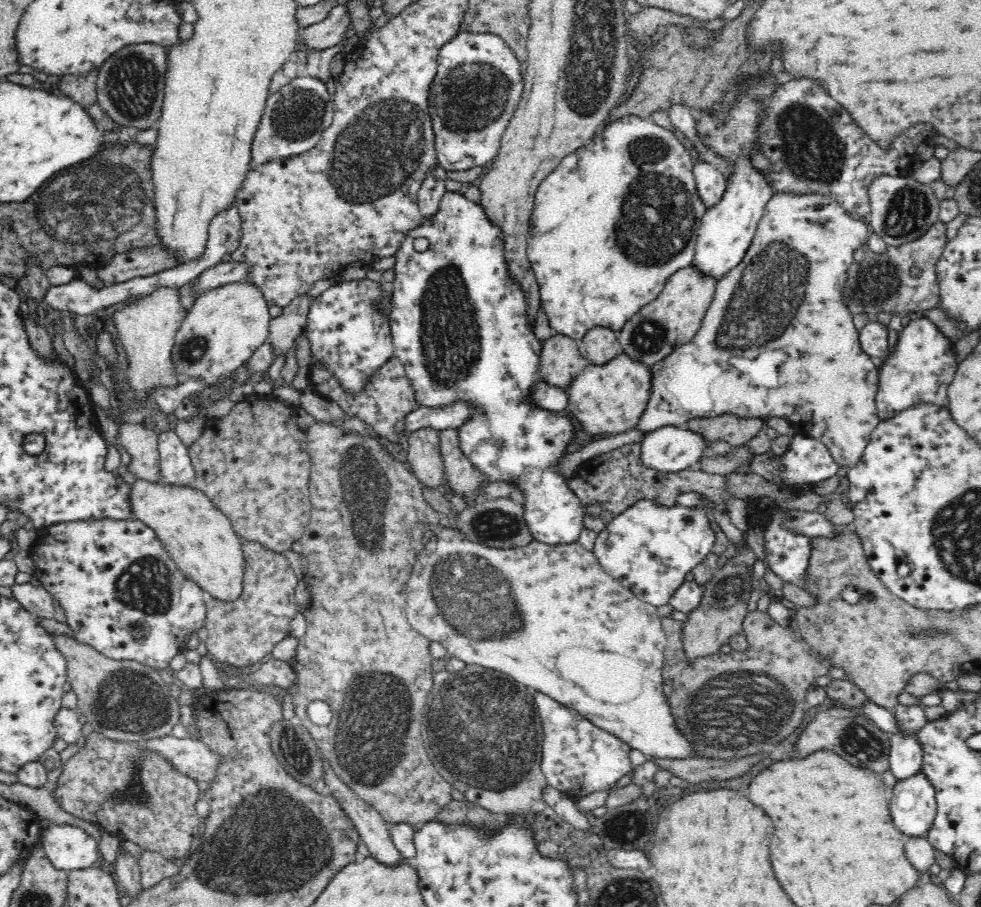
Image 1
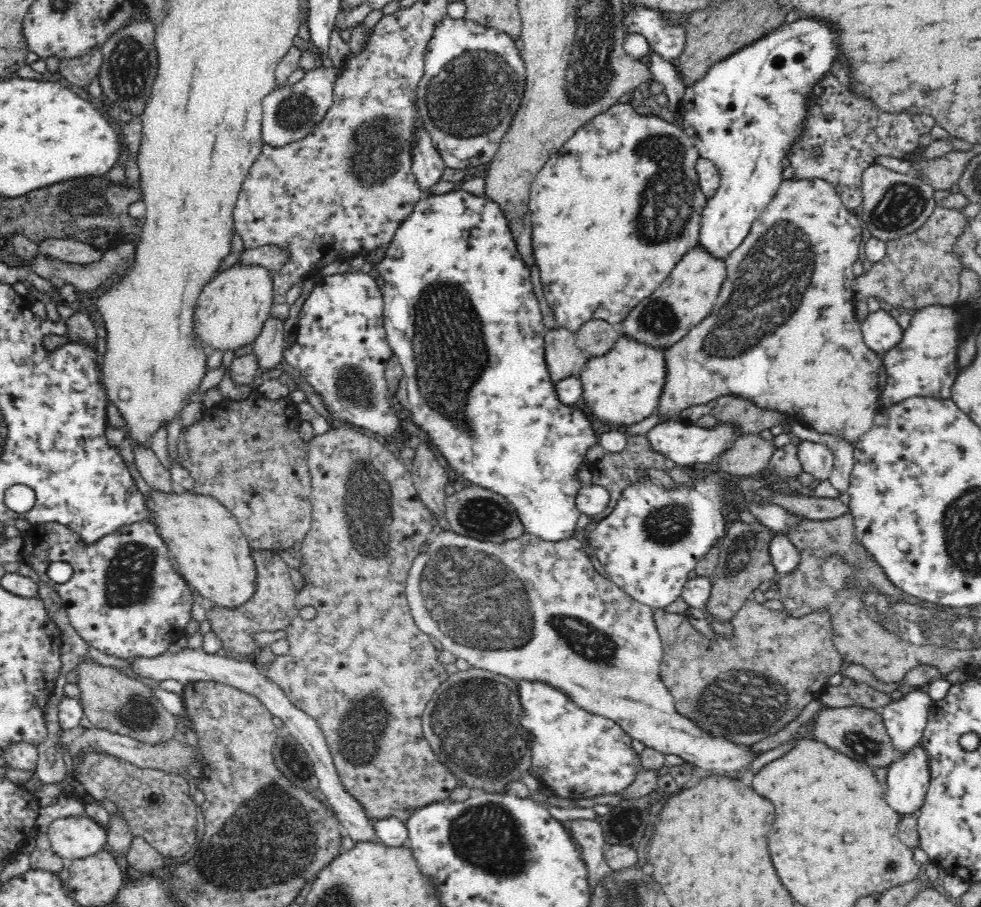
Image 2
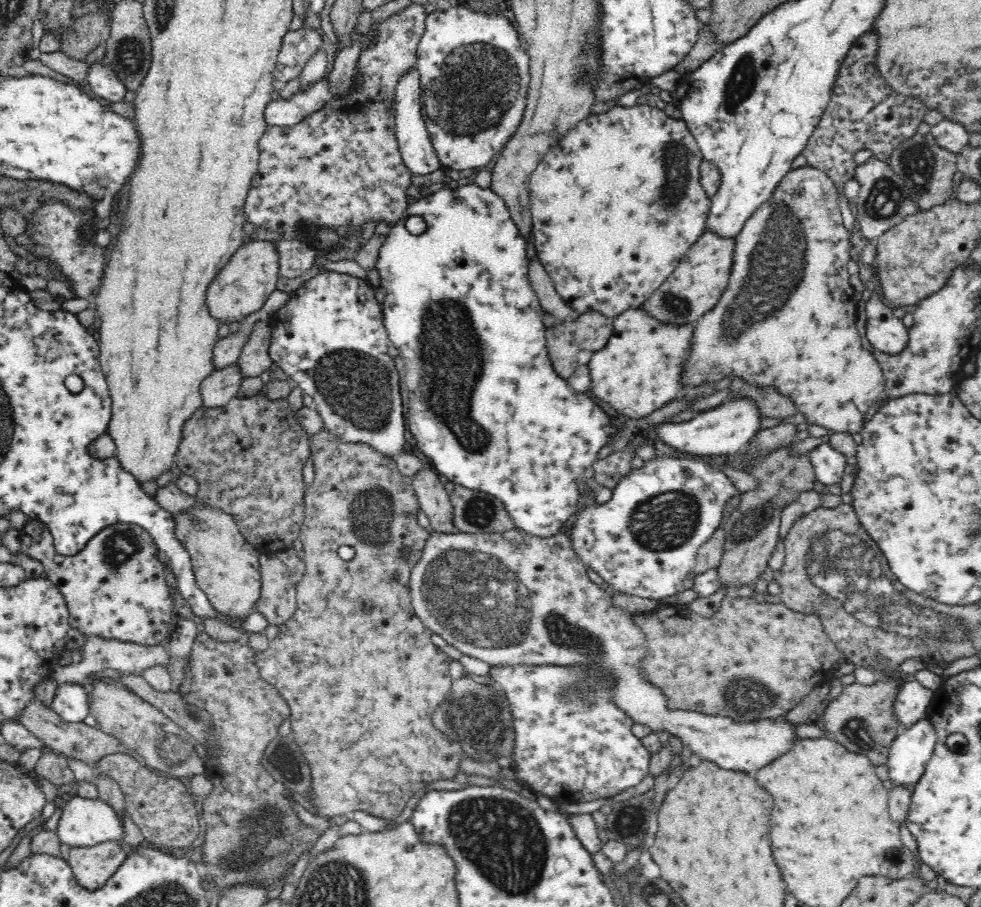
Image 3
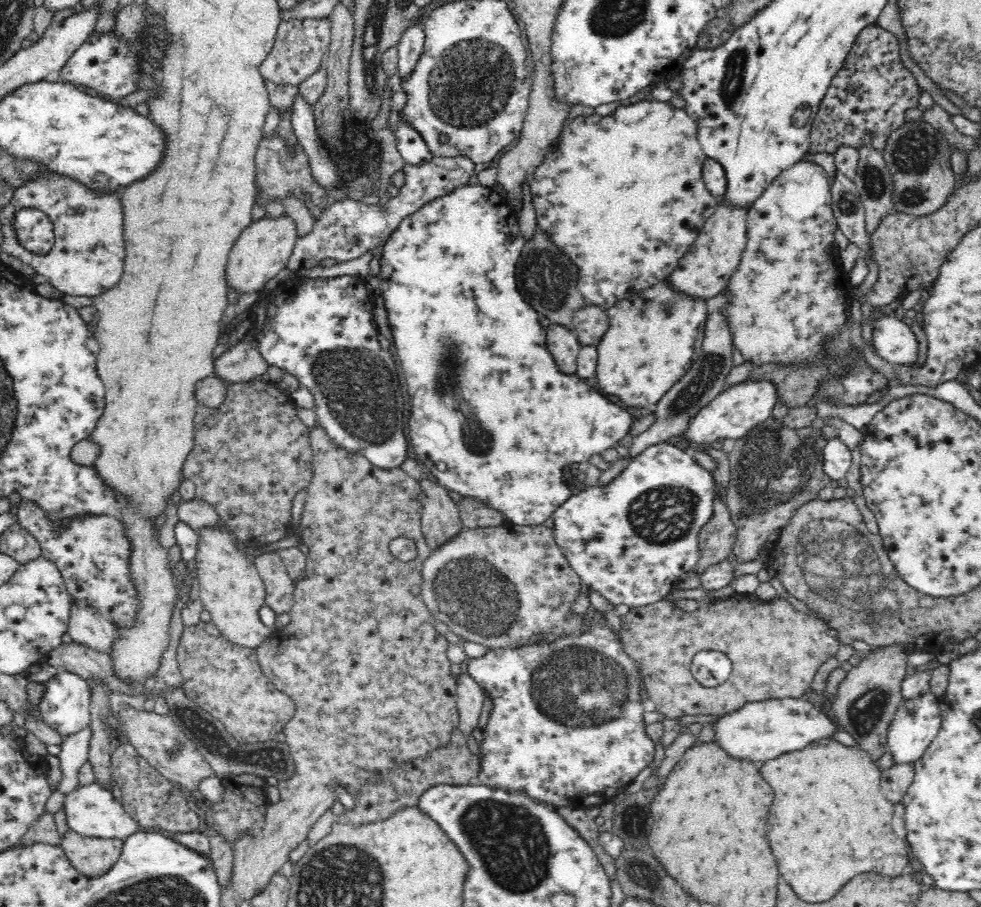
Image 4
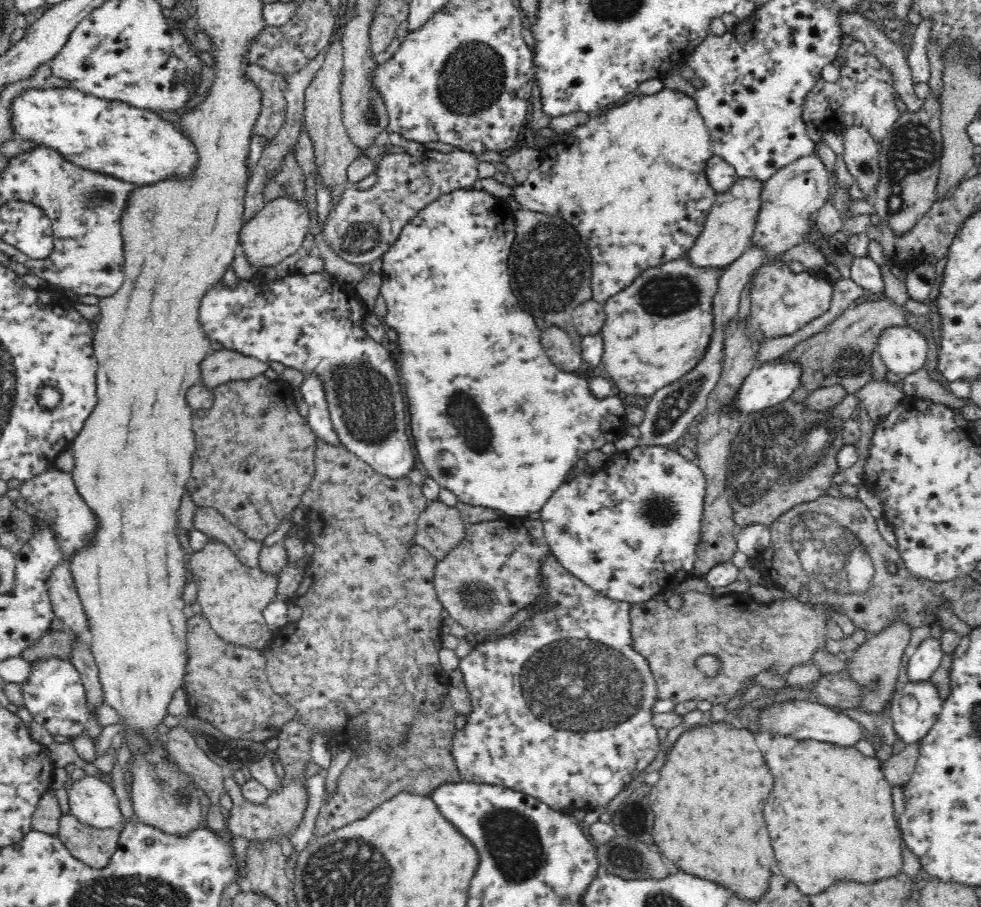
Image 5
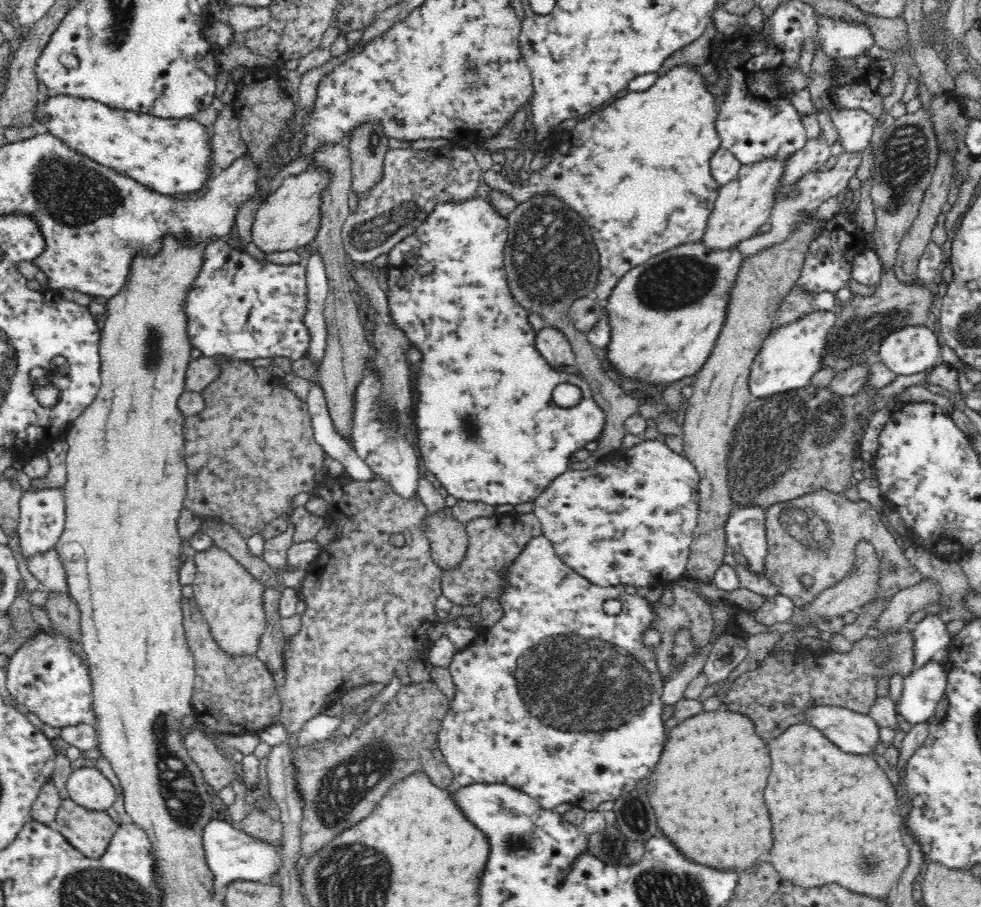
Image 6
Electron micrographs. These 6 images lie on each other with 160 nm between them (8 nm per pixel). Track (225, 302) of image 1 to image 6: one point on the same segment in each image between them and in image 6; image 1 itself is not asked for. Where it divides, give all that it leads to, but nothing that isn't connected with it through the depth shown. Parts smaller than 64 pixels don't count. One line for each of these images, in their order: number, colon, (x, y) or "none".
2: (230, 310)
3: (242, 286)
4: (262, 250)
5: (277, 231)
6: (289, 218)

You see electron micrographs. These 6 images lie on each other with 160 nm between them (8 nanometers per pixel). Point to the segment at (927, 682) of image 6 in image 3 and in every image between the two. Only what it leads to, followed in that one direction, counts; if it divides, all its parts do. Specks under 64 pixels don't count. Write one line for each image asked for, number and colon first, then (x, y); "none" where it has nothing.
3: (913, 745)
4: (917, 720)
5: (915, 707)

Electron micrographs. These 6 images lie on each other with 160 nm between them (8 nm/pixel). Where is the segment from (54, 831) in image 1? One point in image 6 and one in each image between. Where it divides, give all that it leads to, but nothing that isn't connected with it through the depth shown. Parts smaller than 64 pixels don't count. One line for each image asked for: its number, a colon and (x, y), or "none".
2: (72, 837)
3: (85, 821)
4: (91, 809)
5: (92, 800)
6: (88, 786)

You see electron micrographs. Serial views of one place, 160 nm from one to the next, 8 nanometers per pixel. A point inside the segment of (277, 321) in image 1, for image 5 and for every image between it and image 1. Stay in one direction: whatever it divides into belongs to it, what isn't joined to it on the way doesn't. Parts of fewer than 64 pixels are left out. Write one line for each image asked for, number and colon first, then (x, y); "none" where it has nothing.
2: (267, 347)
3: (253, 360)
4: (242, 362)
5: (220, 366)

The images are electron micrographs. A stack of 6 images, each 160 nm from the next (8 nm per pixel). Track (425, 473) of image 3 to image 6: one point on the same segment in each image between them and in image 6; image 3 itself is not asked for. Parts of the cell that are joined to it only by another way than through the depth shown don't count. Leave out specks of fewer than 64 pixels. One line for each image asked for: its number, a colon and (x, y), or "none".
4: (440, 521)
5: (439, 529)
6: (448, 539)

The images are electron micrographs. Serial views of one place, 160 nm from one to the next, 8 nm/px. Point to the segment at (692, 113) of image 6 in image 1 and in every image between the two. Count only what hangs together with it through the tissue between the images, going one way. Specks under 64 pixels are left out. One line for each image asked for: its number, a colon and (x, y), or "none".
1: (616, 217)
2: (611, 218)
3: (611, 218)
4: (623, 194)
5: (633, 181)

